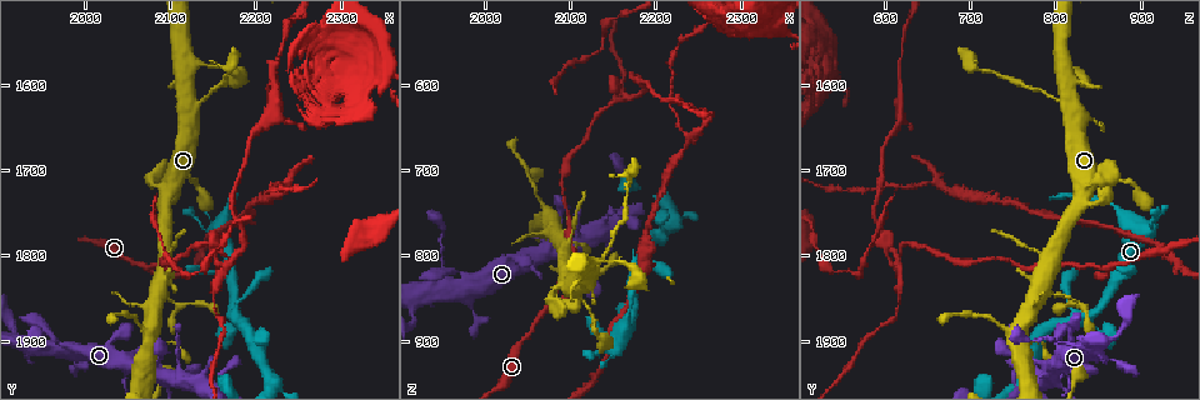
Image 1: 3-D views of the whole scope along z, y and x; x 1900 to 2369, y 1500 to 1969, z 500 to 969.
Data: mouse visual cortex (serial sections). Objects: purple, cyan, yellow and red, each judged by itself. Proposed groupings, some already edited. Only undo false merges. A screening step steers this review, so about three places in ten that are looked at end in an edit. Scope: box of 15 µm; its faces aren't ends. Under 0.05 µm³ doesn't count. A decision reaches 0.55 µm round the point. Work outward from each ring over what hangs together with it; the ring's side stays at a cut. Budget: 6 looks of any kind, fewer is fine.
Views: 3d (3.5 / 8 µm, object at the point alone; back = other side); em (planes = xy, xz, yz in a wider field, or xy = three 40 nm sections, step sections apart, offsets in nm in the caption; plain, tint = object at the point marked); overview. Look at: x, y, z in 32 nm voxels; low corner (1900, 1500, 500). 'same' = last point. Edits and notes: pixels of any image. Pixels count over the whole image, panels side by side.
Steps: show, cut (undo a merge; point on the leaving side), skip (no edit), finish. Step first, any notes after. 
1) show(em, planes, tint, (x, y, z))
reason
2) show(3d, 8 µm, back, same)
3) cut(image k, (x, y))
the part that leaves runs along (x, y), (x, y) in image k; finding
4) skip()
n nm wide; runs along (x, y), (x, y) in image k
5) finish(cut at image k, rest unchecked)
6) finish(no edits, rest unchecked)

show(3d, 3.5 µm, (2135, 1620, 810))
sharp bend

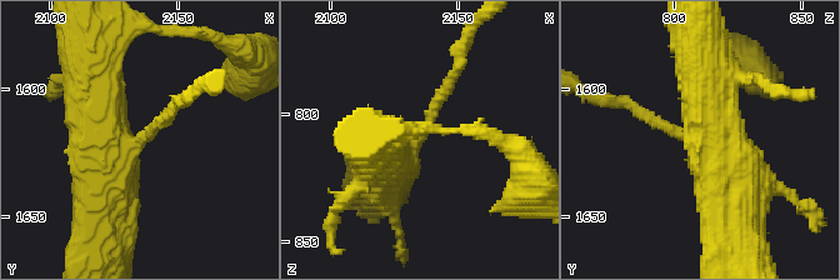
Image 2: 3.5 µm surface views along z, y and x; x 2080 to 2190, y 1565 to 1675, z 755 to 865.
show(em, xy, step 5, tint, (2133, 1621, 809))
shape alone is not enough

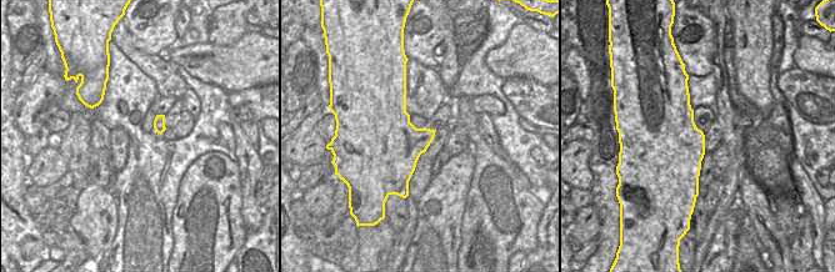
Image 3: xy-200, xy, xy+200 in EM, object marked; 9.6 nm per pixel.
skip()
runs along (736, 230), (704, 110), (704, 76) in image 2; one cell here

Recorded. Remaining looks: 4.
show(3d, 3.5 µm, back, (2165, 1805, 615))
four arms meet

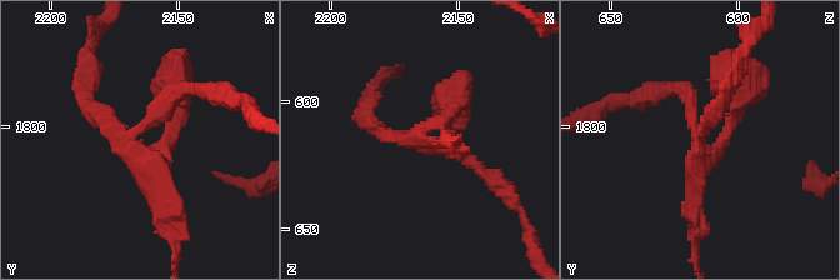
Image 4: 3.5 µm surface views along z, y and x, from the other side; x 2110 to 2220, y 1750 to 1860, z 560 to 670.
show(em, xy, step 3, tint, (2168, 1804, 617))

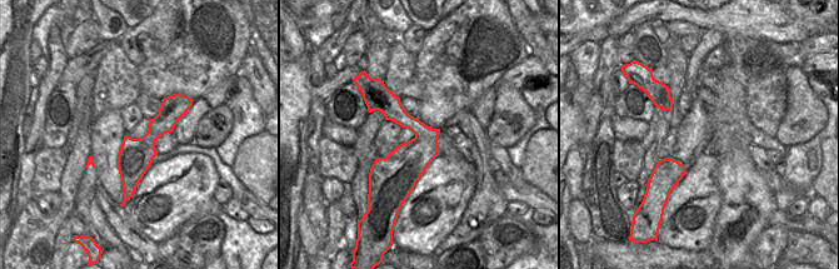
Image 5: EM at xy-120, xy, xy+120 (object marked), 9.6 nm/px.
cut(image 4, (451, 126))
two cells meet here

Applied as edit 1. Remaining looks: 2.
finish(cut at image 4, rest unchecked)

